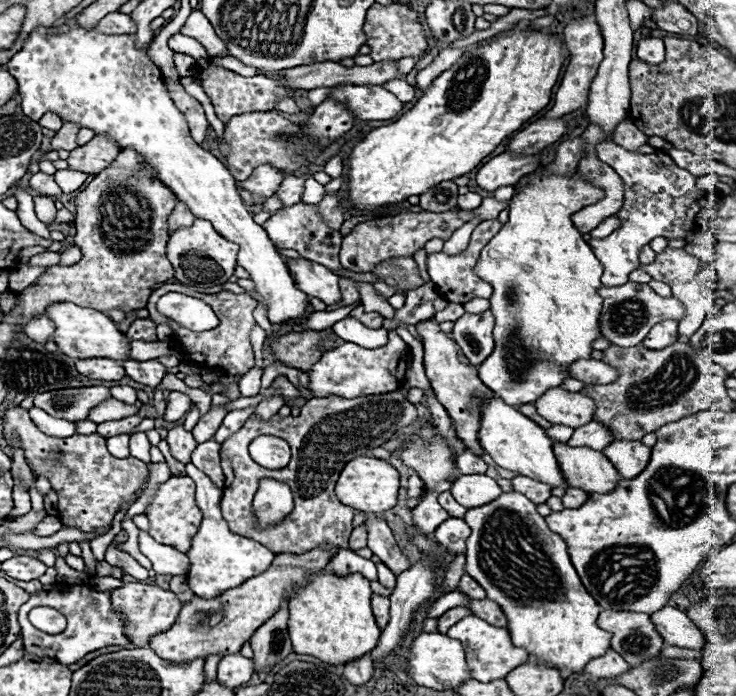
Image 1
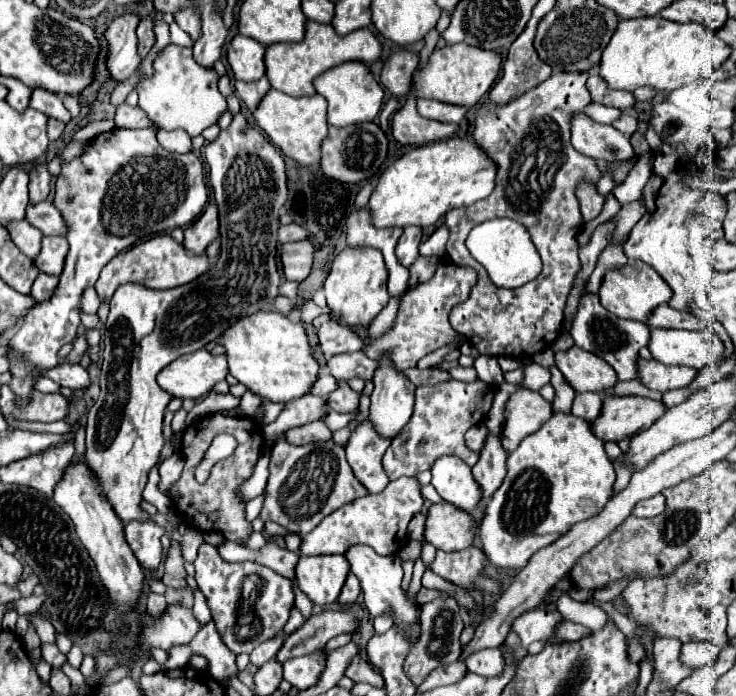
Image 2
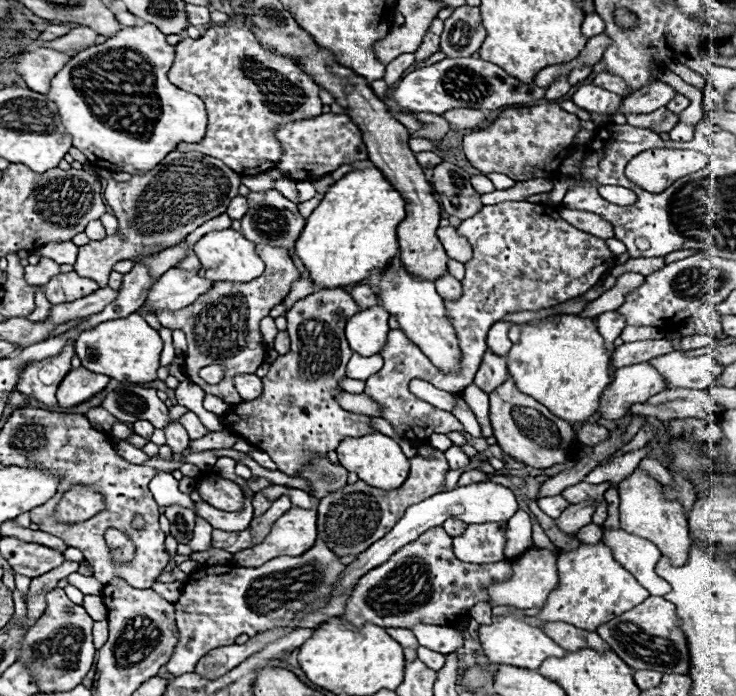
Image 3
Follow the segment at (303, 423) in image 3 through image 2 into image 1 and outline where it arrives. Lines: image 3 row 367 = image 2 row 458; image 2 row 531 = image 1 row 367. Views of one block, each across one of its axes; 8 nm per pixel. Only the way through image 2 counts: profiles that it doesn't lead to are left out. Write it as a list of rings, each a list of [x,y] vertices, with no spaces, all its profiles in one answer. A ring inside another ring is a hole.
[[[332,328],[290,332],[290,334],[284,334],[284,336],[276,336],[270,342],[270,352],[284,366],[296,368],[300,372],[308,372],[326,352],[322,348],[322,342],[330,334],[334,334]]]

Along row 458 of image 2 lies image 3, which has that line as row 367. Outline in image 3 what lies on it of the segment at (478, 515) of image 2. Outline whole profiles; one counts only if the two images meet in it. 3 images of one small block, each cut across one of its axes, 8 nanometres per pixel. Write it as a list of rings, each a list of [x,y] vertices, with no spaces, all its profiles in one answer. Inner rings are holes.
[[[486,350],[486,356],[482,356],[482,364],[476,372],[474,384],[478,388],[482,388],[484,392],[494,392],[494,388],[498,388],[504,380],[508,378],[508,370],[506,370],[506,358],[498,356],[490,350]]]

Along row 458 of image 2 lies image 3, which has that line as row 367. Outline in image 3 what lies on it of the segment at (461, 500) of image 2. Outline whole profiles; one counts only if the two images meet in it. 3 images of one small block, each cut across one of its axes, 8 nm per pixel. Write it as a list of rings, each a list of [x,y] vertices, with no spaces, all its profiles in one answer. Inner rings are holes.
[[[388,268],[380,282],[380,298],[382,308],[390,312],[400,324],[400,330],[406,332],[406,336],[430,356],[432,364],[436,368],[442,368],[442,372],[454,372],[458,368],[458,338],[454,336],[454,326],[450,324],[450,318],[446,316],[446,306],[442,296],[436,294],[434,282],[430,280],[416,280],[412,278],[404,268],[394,270]]]

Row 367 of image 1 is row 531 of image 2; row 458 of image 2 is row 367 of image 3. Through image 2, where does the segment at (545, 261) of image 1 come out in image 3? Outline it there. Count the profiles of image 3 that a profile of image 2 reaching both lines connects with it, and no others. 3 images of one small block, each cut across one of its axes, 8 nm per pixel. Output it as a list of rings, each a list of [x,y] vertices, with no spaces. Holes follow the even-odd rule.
[[[550,314],[546,318],[534,318],[530,322],[524,322],[520,324],[520,328],[522,328],[520,342],[514,344],[506,354],[508,374],[518,386],[518,390],[536,398],[550,412],[568,420],[570,424],[586,422],[598,408],[600,392],[610,384],[610,376],[608,376],[610,354],[604,346],[602,336],[596,330],[596,320],[578,314]]]

